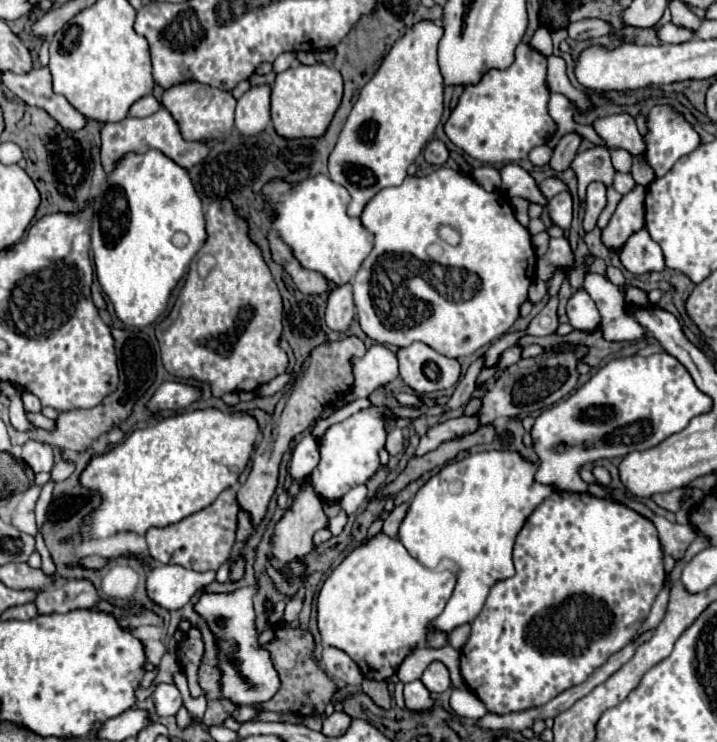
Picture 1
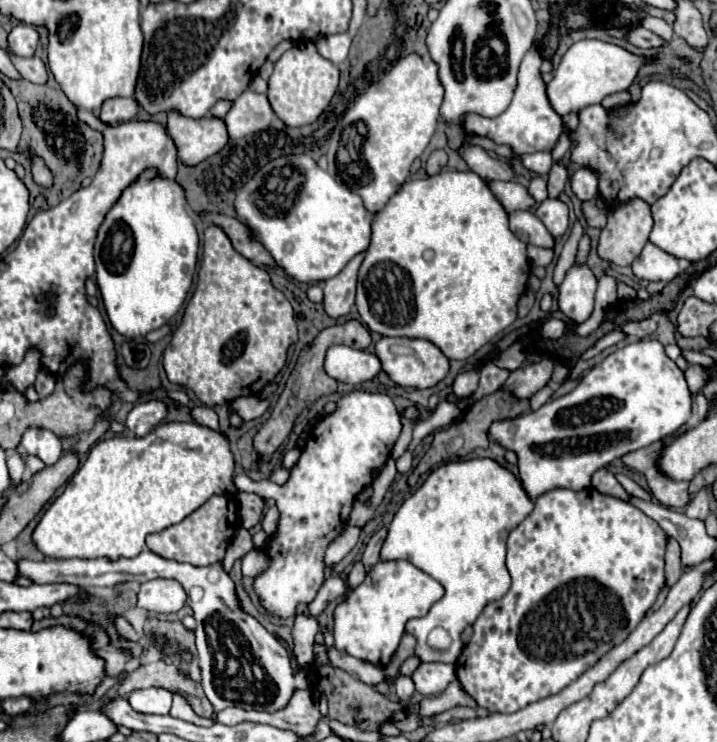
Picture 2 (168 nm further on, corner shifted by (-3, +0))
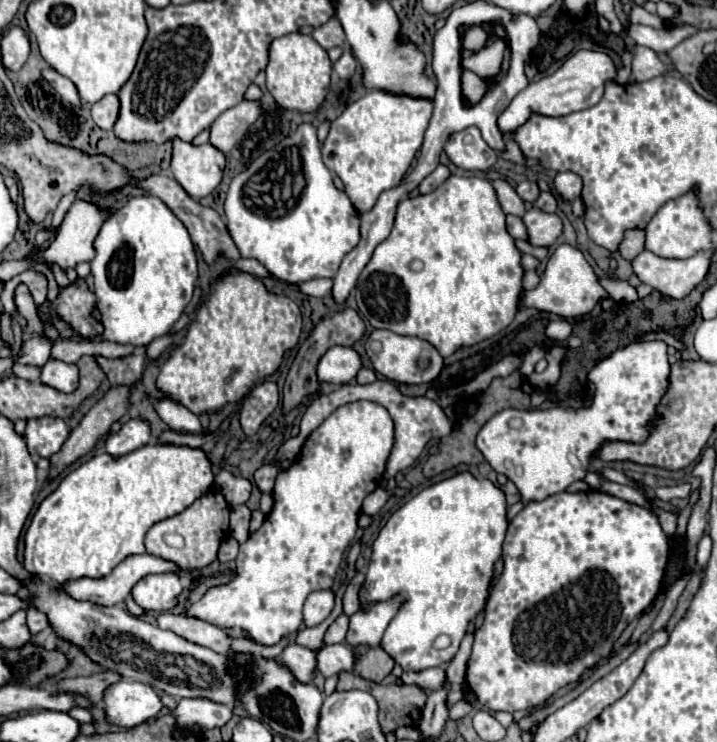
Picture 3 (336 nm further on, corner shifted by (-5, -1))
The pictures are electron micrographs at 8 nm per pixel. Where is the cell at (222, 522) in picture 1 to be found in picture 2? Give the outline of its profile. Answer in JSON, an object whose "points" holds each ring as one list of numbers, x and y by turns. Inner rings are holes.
{"points":[[222,494,222,496,212,496,204,506,194,510,180,524,168,526,166,530,156,534,148,534,146,544,154,554,162,558,188,562,194,566,210,566,222,562,226,548,234,538,236,530,238,530,238,502,232,496]]}

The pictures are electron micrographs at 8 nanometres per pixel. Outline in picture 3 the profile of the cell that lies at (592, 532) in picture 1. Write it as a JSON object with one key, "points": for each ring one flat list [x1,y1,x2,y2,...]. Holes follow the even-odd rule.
{"points":[[582,491,582,493,556,493,546,497,544,501,532,501,528,503,508,525,508,533,504,539,504,547,502,547,502,559,504,559,504,571,486,603,486,617,482,627,476,631,474,637,474,645,472,645,472,655,468,659,468,669,466,669,466,681,470,685,470,689,476,693,478,701,490,709,490,711,520,711,520,709,528,709,532,705,538,705,542,701,546,701,550,695,554,695,560,687,578,681,580,675,594,665,600,657,608,655,614,641,620,637,620,633,626,629,626,625,636,619,638,615,642,615,642,611,654,601,654,597,660,591,660,583,662,583,662,575,664,575,664,567,668,561,668,553,670,553,670,545,668,545,668,537,662,531,658,519,654,519,654,515,640,505,628,503,624,499,606,495,602,491]]}

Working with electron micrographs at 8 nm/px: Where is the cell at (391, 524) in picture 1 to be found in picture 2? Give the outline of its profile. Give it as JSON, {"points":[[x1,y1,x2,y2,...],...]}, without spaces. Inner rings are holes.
{"points":[[380,528,380,530,370,538,370,542,368,542,368,546,366,546,364,554,362,554,362,562,364,562,366,570,370,570,370,568,380,560,380,550,382,550,382,544,384,544,386,536,388,536,388,528]]}

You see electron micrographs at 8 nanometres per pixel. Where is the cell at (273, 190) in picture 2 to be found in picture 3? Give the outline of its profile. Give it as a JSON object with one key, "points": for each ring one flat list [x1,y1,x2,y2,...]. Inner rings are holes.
{"points":[[302,123,272,149,254,159,248,169,238,173,224,201,226,225,240,255,260,261,274,277,288,283,302,283,316,277,334,277,342,259,360,239,360,215,344,191,338,191,330,169,322,163,320,141,314,123]]}

